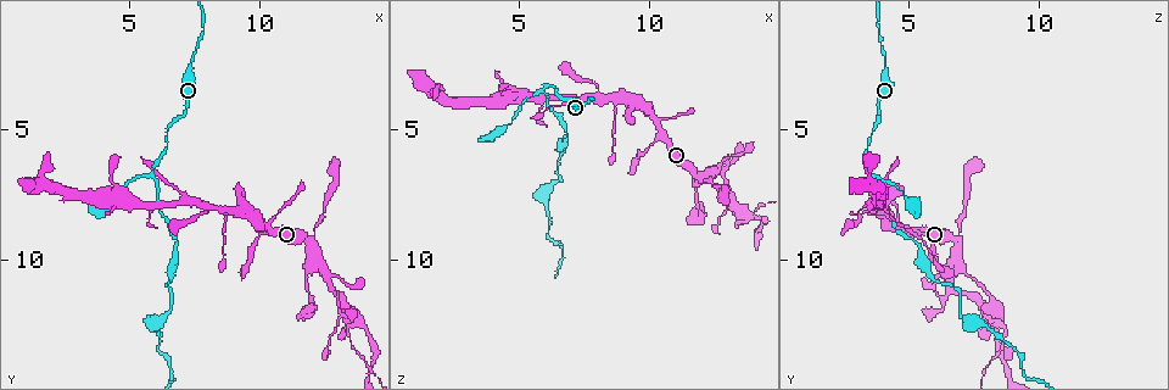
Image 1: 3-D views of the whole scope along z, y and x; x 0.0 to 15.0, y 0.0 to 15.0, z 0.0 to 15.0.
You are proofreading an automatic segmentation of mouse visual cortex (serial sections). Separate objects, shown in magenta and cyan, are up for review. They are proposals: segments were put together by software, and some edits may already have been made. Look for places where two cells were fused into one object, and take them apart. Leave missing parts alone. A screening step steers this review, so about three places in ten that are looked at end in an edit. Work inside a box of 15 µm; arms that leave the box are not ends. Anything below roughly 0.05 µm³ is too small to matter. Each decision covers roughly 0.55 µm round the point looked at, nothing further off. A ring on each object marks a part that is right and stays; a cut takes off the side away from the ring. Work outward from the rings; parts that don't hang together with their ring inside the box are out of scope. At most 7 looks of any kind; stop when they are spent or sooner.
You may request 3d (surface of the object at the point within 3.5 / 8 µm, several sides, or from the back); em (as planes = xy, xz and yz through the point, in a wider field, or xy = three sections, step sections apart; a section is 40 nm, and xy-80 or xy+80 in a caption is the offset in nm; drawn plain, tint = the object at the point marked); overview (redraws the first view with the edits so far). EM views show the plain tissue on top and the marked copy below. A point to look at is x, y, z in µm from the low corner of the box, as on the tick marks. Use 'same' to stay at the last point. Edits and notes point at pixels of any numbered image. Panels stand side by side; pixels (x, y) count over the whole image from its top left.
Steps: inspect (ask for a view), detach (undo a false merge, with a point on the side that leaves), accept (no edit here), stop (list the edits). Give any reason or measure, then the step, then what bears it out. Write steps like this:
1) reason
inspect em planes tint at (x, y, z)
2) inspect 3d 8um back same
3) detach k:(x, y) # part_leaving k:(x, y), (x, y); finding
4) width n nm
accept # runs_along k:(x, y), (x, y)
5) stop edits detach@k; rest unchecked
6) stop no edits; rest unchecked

arms part here
inspect 3d 3.5um at (5.8, 6.7, 3.5)

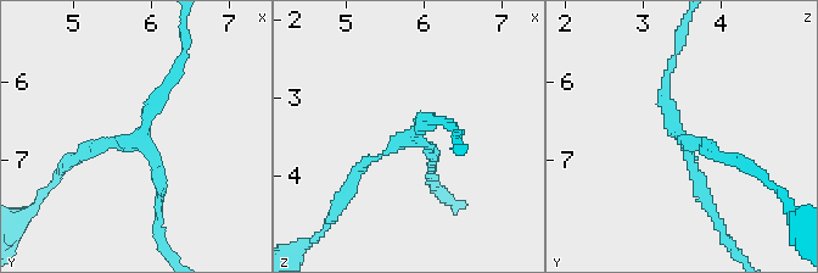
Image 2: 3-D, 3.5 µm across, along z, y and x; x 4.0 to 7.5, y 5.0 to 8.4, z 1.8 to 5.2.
arms 3; arm_widths 150, 150, 150 nm
inspect em xy step 1 tint at (5.85, 6.70, 3.50)

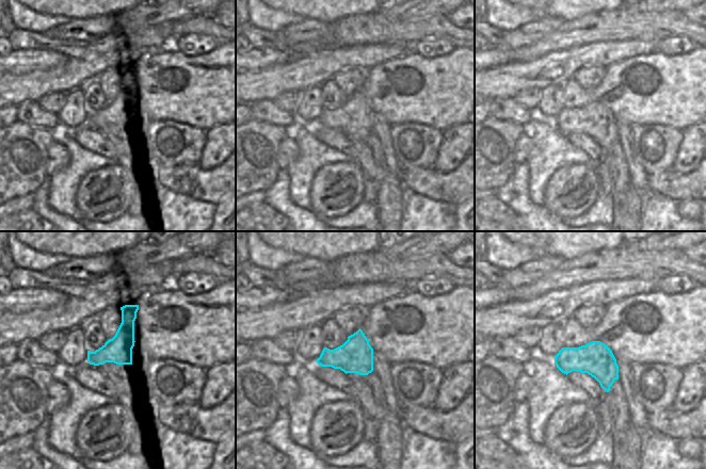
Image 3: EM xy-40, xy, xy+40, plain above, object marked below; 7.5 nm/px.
accept # continuous, no second cell

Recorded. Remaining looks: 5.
arms part here
inspect 3d 3.5um at (11.8, 9.2, 6.9)

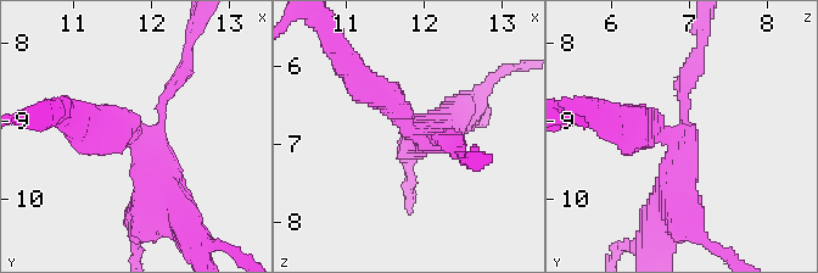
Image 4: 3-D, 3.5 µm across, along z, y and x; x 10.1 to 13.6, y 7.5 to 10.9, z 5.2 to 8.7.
inspect em planes tint at (11.85, 9.30, 6.85)

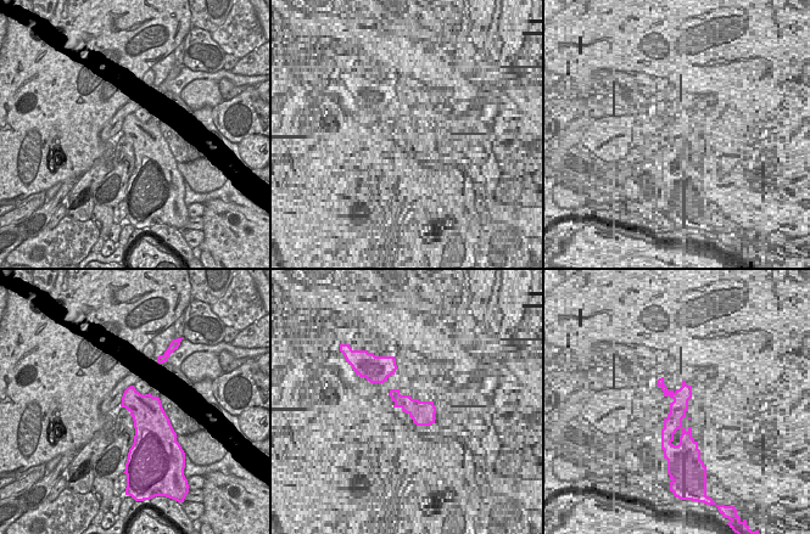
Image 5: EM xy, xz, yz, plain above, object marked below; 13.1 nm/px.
accept # continuous, no second cell

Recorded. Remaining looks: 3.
calibre changes
inspect 3d 3.5um at (13.4, 13.0, 8.8)

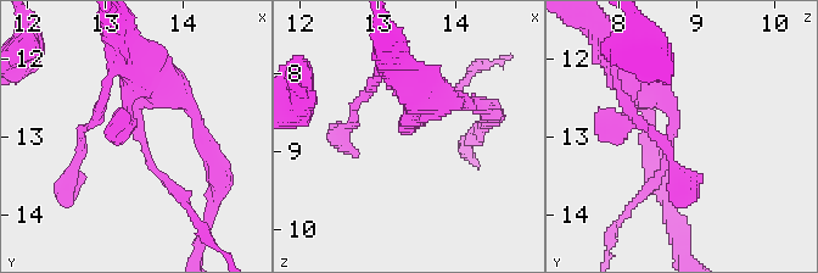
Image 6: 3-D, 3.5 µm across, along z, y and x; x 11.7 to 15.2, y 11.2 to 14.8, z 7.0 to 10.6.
arm_widths 100, 450 nm; shape alone is not enough
inspect em xy step 1 tint at (13.45, 12.90, 8.70)

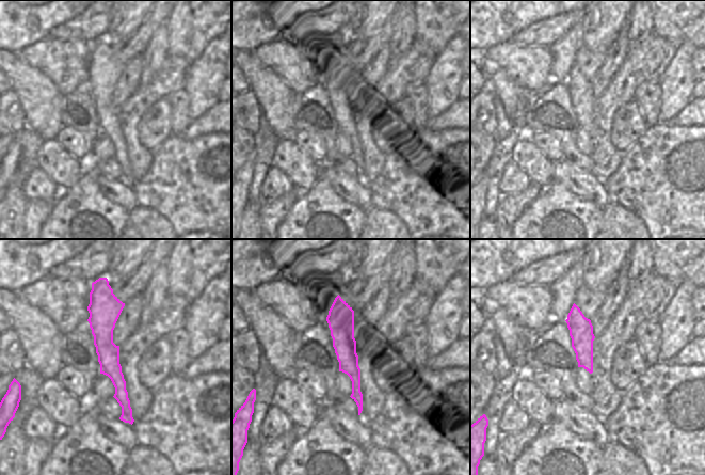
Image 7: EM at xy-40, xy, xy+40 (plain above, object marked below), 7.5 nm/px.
inspect em xy step 5 tint same

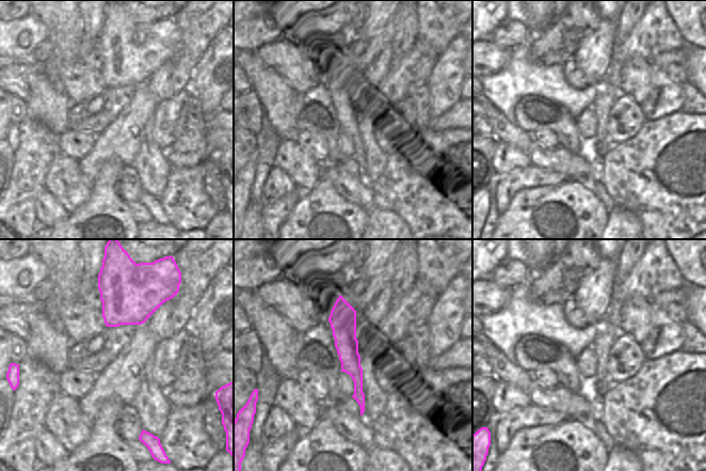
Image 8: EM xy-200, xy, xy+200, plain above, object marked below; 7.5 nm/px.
accept # runs_along 6:(636, 74), (673, 112), (643, 195); all the same cell

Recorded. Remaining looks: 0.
stop no edits; rest unchecked

